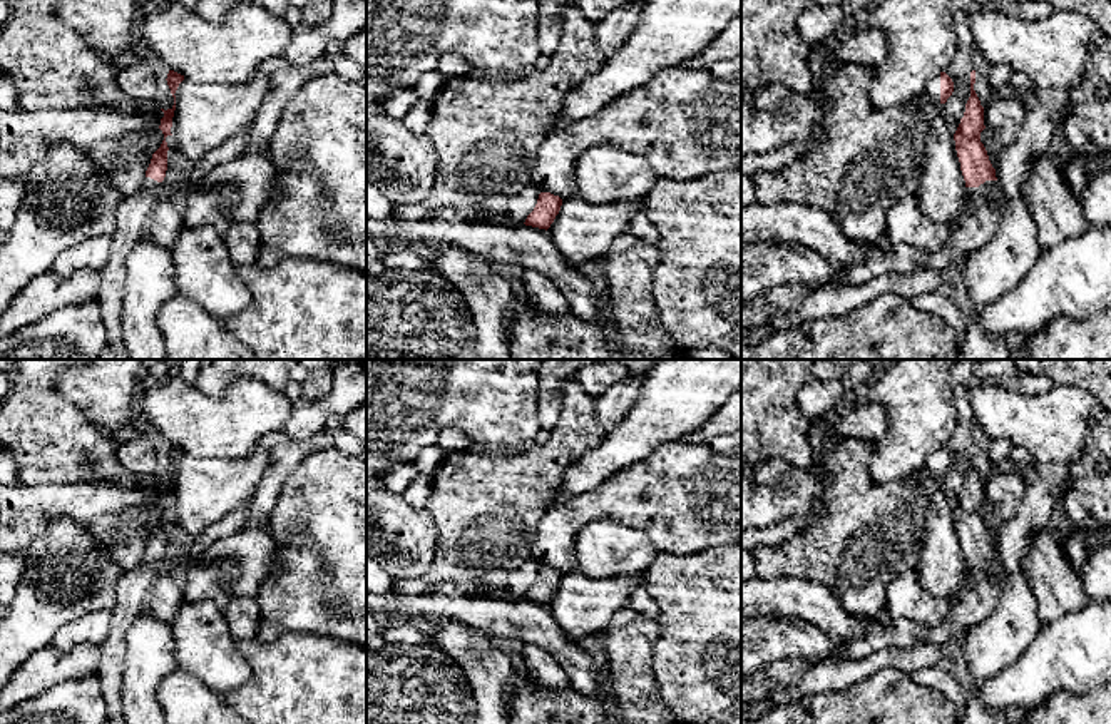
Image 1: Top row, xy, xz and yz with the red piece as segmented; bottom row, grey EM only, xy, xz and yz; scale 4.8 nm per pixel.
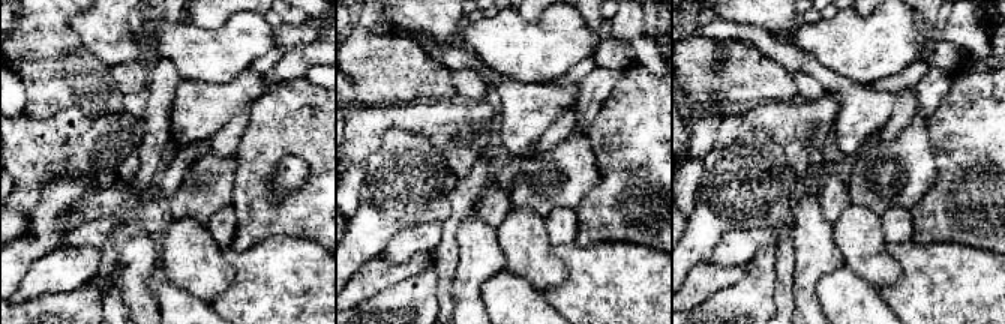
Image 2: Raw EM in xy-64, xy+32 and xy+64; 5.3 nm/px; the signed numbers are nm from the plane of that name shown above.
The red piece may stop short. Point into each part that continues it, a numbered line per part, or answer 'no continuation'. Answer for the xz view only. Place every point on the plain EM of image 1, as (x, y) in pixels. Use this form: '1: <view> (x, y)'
no continuation

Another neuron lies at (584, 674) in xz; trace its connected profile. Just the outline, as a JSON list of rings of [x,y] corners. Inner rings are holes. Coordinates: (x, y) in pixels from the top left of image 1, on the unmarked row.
[[[453,584],[435,585],[427,595],[366,592],[366,607],[403,615],[407,620],[458,620],[494,639],[517,639],[547,650],[579,692],[601,702],[601,667],[594,657],[559,627],[545,604],[525,600],[507,589],[465,595]]]

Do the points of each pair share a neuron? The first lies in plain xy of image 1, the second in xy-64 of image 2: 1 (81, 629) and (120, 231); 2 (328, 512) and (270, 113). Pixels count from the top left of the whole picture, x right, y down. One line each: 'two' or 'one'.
1: one
2: one

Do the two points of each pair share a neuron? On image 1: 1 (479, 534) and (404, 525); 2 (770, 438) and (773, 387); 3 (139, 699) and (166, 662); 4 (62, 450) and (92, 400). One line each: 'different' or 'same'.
1: different
2: same
3: same
4: different

